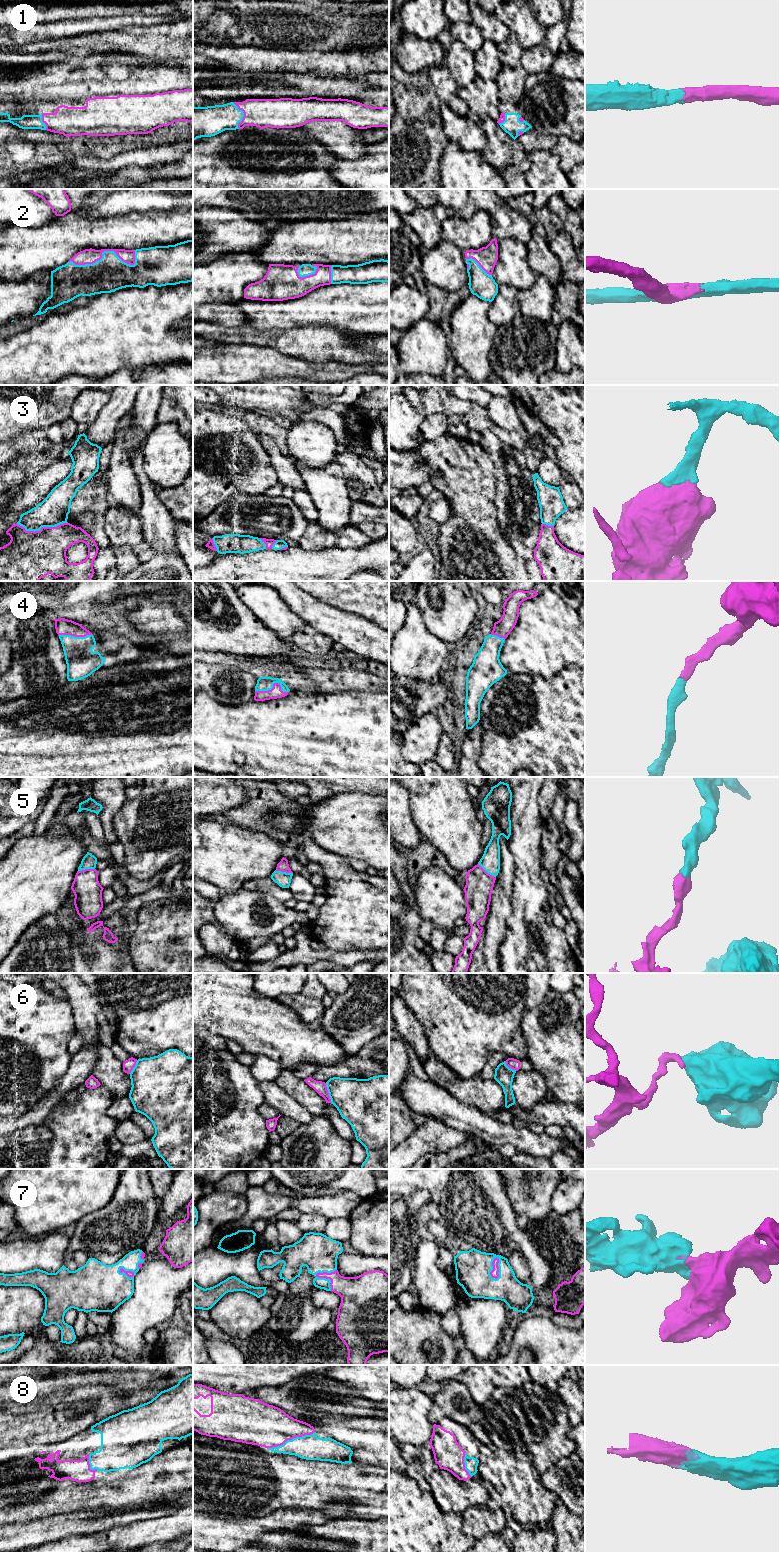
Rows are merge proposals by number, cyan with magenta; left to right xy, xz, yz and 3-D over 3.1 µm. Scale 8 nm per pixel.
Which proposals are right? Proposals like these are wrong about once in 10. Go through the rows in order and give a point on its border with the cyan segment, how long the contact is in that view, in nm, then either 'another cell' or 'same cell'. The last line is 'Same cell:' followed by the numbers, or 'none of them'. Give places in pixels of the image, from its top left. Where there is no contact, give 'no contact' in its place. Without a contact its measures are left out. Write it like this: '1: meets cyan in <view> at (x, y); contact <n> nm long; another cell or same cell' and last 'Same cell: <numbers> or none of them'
1: meets cyan in xz at (243, 115); contact 220 nm long; same cell
2: meets cyan in xy at (105, 251); contact 550 nm long; same cell
3: meets cyan in xy at (41, 527); contact 420 nm long; same cell
4: meets cyan in xz at (272, 685); contact 280 nm long; same cell
5: meets cyan in yz at (487, 872); contact 180 nm long; same cell
6: meets cyan in xz at (328, 1092); contact 170 nm long; another cell
7: meets cyan in yz at (499, 1268); contact 190 nm long; same cell
8: meets cyan in xz at (290, 1440); contact 400 nm long; same cell
Same cell: 1, 2, 3, 4, 5, 7, 8

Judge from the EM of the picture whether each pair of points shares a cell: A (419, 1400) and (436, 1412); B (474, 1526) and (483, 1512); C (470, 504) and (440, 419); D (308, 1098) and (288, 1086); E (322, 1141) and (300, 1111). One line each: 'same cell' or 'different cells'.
A: different cells
B: same cell
C: different cells
D: same cell
E: different cells

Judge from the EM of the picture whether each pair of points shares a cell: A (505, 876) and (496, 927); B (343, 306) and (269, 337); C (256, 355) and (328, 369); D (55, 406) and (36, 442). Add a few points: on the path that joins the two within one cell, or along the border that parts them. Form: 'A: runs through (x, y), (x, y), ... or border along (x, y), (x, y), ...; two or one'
A: runs through (504, 889), (501, 894), (498, 914); one
B: border along (312, 325), (300, 328), (266, 330); two
C: runs through (274, 364), (310, 369); one
D: border along (45, 429), (31, 429), (20, 433); two

